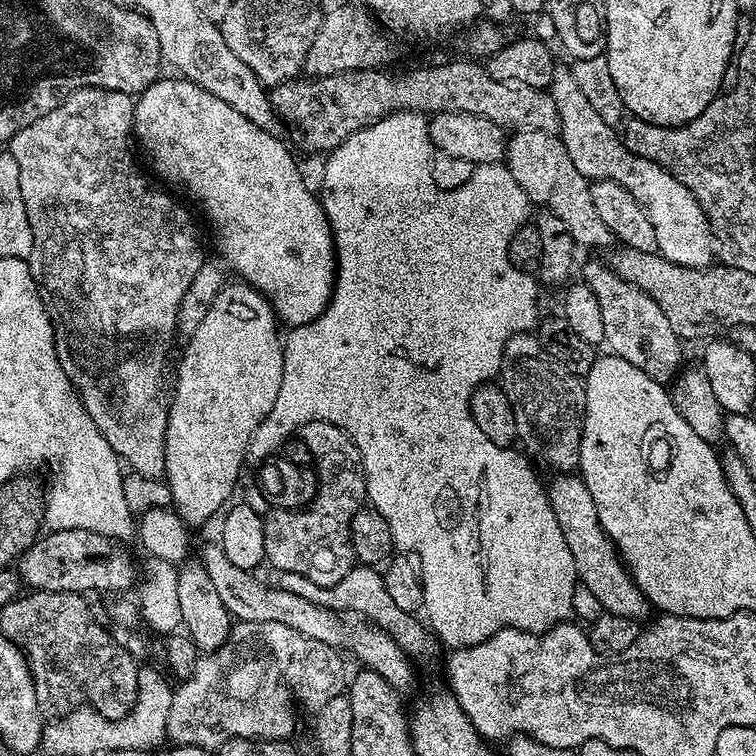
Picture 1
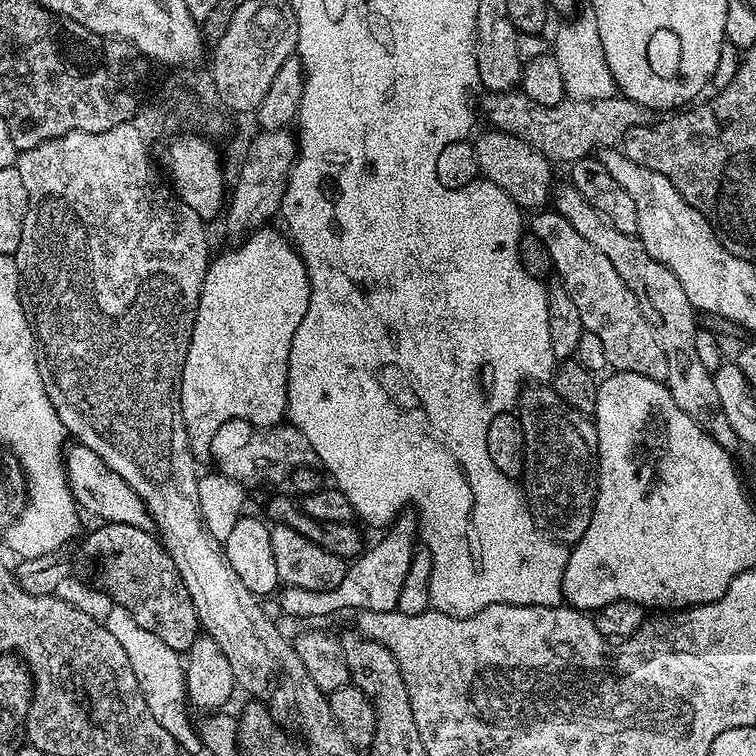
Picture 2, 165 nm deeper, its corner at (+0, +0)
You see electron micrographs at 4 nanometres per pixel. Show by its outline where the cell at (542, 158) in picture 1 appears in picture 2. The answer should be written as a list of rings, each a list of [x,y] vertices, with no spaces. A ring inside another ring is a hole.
[[[571,182],[564,184],[557,183],[554,188],[554,211],[562,214],[590,246],[595,246],[599,252],[606,254],[606,259],[610,261],[610,266],[618,270],[622,282],[630,286],[630,294],[638,298],[642,314],[646,322],[656,335],[656,343],[662,346],[662,354],[666,354],[666,378],[663,383],[667,384],[670,390],[670,398],[678,402],[678,410],[682,414],[690,414],[694,422],[718,446],[722,446],[730,453],[735,453],[741,447],[738,434],[734,434],[734,429],[730,426],[730,421],[726,414],[722,414],[722,402],[718,402],[718,390],[714,390],[714,372],[702,366],[702,361],[698,358],[697,343],[695,336],[698,331],[698,313],[692,307],[690,298],[686,298],[686,290],[682,290],[682,282],[670,274],[662,262],[650,258],[650,254],[642,246],[642,242],[630,234],[622,234],[622,230],[614,230],[614,226],[609,220],[605,220]]]

